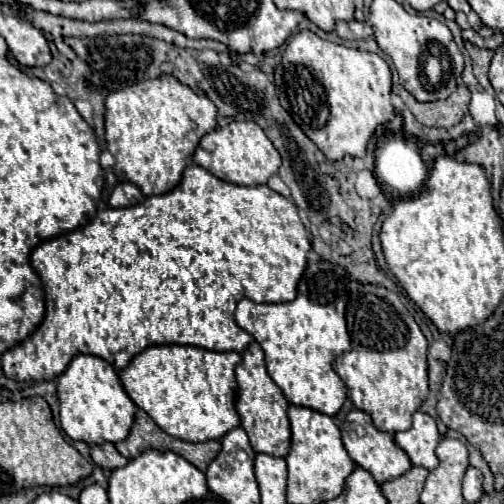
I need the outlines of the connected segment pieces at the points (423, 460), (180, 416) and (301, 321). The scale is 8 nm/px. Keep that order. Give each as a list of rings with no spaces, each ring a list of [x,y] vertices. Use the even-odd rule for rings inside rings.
[[[416,411],[412,427],[408,431],[396,433],[394,439],[408,453],[414,465],[420,465],[426,469],[434,469],[438,465],[438,457],[434,449],[440,443],[440,433],[438,433],[436,421],[428,413]]]
[[[154,345],[138,353],[130,365],[120,371],[120,381],[130,399],[168,435],[182,441],[218,441],[240,425],[234,375],[240,361],[242,355],[236,351],[218,353],[192,345]]]
[[[310,259],[298,283],[298,295],[290,303],[254,303],[242,299],[236,307],[236,323],[250,333],[262,347],[266,367],[274,383],[284,391],[288,403],[310,407],[314,411],[336,415],[346,401],[346,385],[334,373],[334,359],[350,351],[350,335],[346,329],[346,269],[324,259]]]

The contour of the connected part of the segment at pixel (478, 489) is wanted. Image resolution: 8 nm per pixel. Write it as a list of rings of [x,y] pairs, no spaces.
[[[468,467],[468,471],[466,471],[466,475],[464,475],[464,499],[466,499],[466,503],[476,503],[476,501],[480,501],[480,497],[482,497],[482,481],[484,481],[484,477],[482,477],[482,473],[476,469],[476,467]]]

